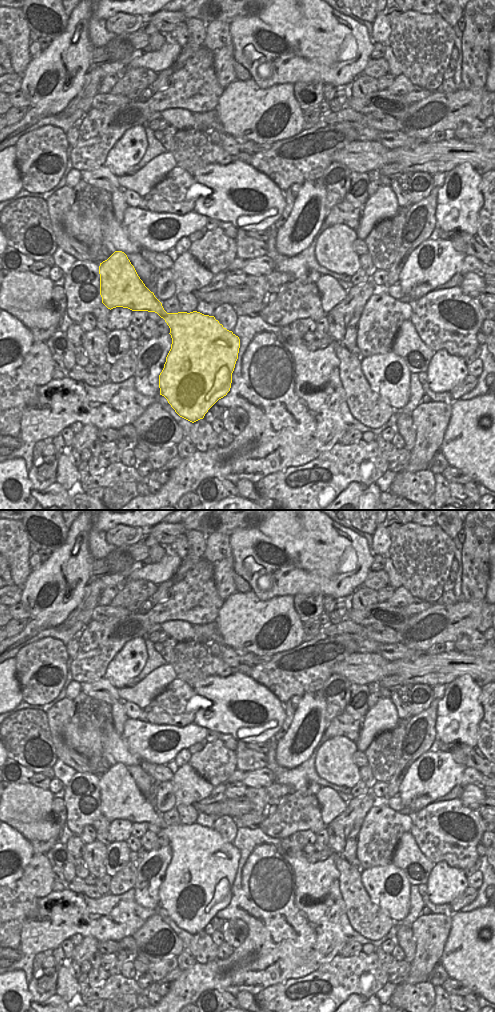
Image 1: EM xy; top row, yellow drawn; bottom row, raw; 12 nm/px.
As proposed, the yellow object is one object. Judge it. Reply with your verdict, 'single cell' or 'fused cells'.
single cell

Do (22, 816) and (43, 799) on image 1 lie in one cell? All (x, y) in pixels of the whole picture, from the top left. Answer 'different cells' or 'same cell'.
same cell

